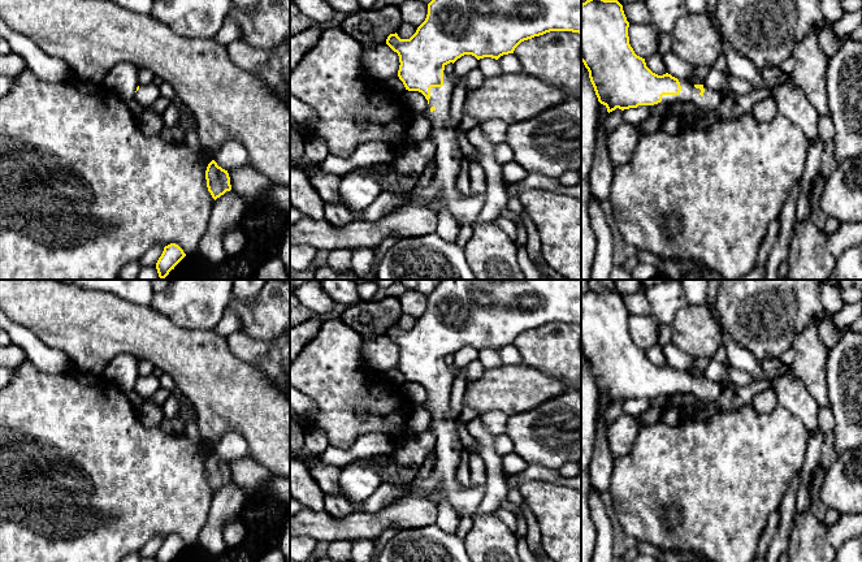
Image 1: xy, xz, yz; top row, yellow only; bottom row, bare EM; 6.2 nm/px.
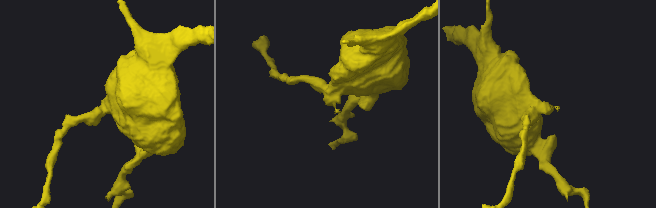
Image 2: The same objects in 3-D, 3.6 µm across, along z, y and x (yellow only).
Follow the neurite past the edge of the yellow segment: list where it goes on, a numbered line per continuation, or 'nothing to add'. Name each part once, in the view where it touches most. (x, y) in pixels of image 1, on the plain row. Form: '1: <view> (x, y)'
nothing to add

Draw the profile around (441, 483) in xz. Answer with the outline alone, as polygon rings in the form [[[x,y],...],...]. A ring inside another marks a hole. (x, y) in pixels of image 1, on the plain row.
[[[443,362],[443,377],[430,380],[430,390],[423,403],[432,414],[432,429],[436,432],[436,464],[426,477],[402,487],[385,507],[415,492],[438,505],[446,500],[460,518],[476,513],[485,496],[485,485],[463,487],[456,481],[456,470],[463,450],[455,419],[450,416],[450,393],[455,376]]]

